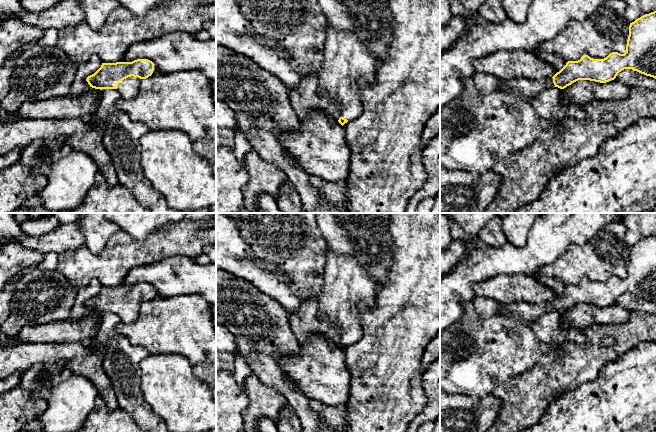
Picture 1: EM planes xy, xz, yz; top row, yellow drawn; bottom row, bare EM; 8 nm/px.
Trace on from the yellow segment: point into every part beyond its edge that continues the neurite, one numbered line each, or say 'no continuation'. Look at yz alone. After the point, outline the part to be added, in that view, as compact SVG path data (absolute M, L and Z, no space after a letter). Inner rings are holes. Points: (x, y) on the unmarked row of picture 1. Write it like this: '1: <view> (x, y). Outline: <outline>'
1: yz (525, 312). Outline: M551 301L539 304L499 304L499 311L505 315L512 315L521 320L522 323L530 325L532 321L548 312L555 311L555 309Z

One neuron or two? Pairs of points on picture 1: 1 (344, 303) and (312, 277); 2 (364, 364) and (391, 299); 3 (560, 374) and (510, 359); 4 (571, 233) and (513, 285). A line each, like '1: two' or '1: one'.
1: two
2: one
3: two
4: two

